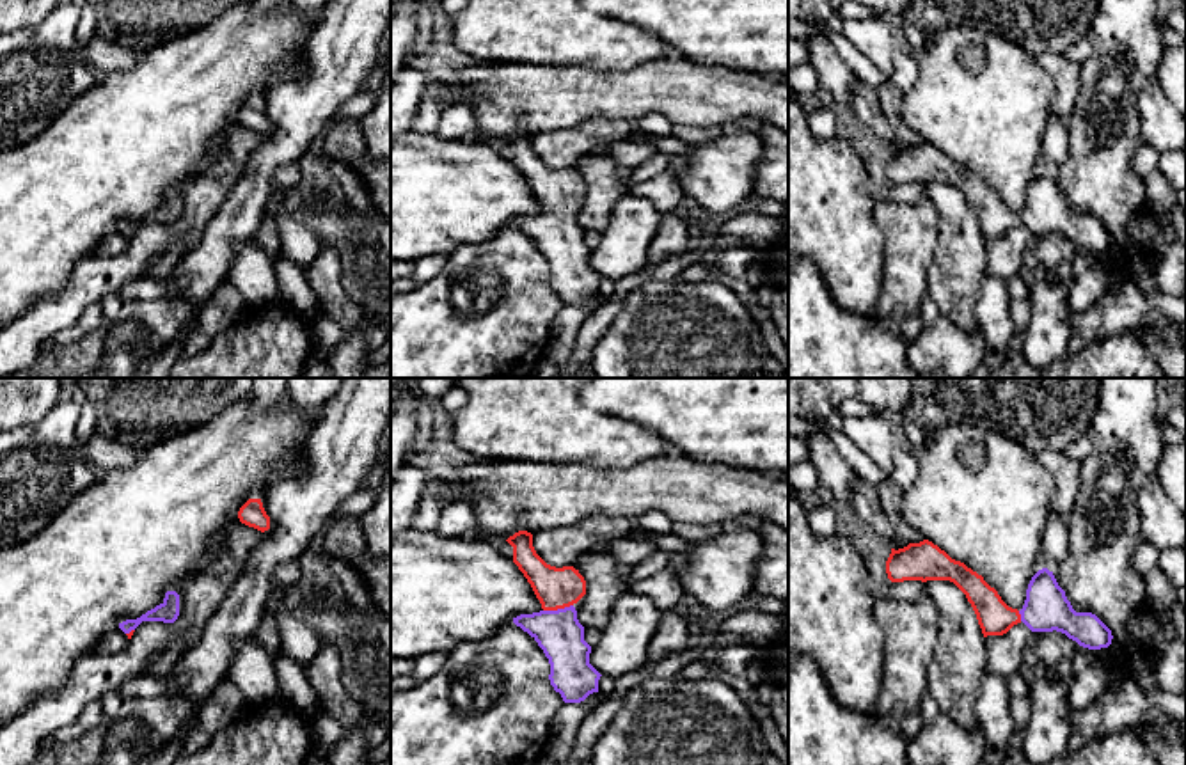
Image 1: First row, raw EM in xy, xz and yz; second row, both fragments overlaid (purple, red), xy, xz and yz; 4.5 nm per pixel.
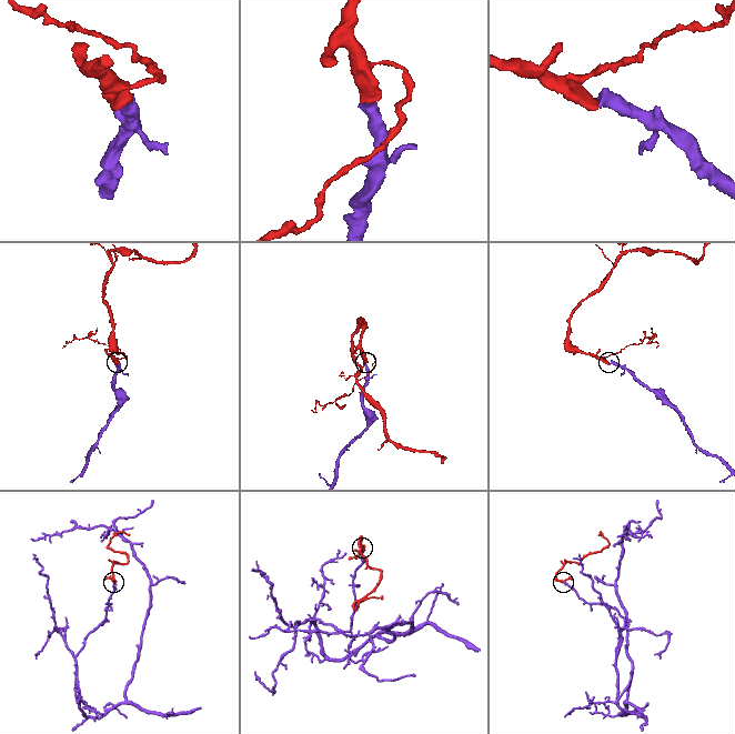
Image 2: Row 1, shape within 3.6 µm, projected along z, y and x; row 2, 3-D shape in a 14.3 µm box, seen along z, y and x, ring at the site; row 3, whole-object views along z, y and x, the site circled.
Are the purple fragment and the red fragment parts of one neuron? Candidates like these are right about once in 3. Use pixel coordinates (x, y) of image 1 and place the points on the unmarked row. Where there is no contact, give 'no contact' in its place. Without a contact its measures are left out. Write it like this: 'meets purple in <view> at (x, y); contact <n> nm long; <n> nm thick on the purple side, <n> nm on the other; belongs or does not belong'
meets purple in xz at (558, 212); contact 140 nm long; 200 nm thick on the purple side, 190 nm on the other; belongs

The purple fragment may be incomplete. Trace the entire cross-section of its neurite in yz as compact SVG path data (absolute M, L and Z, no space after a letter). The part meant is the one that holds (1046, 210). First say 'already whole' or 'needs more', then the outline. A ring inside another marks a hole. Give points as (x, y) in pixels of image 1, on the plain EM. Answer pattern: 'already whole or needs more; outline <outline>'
needs more; outline M929 142L891 151L886 163L891 185L950 183L971 206L984 240L1003 238L1014 227L1024 225L1032 234L1062 234L1079 248L1101 252L1111 247L1111 233L1092 215L1076 215L1058 188L1053 174L1039 172L1026 192L1021 213L1008 209L982 177L952 162Z

